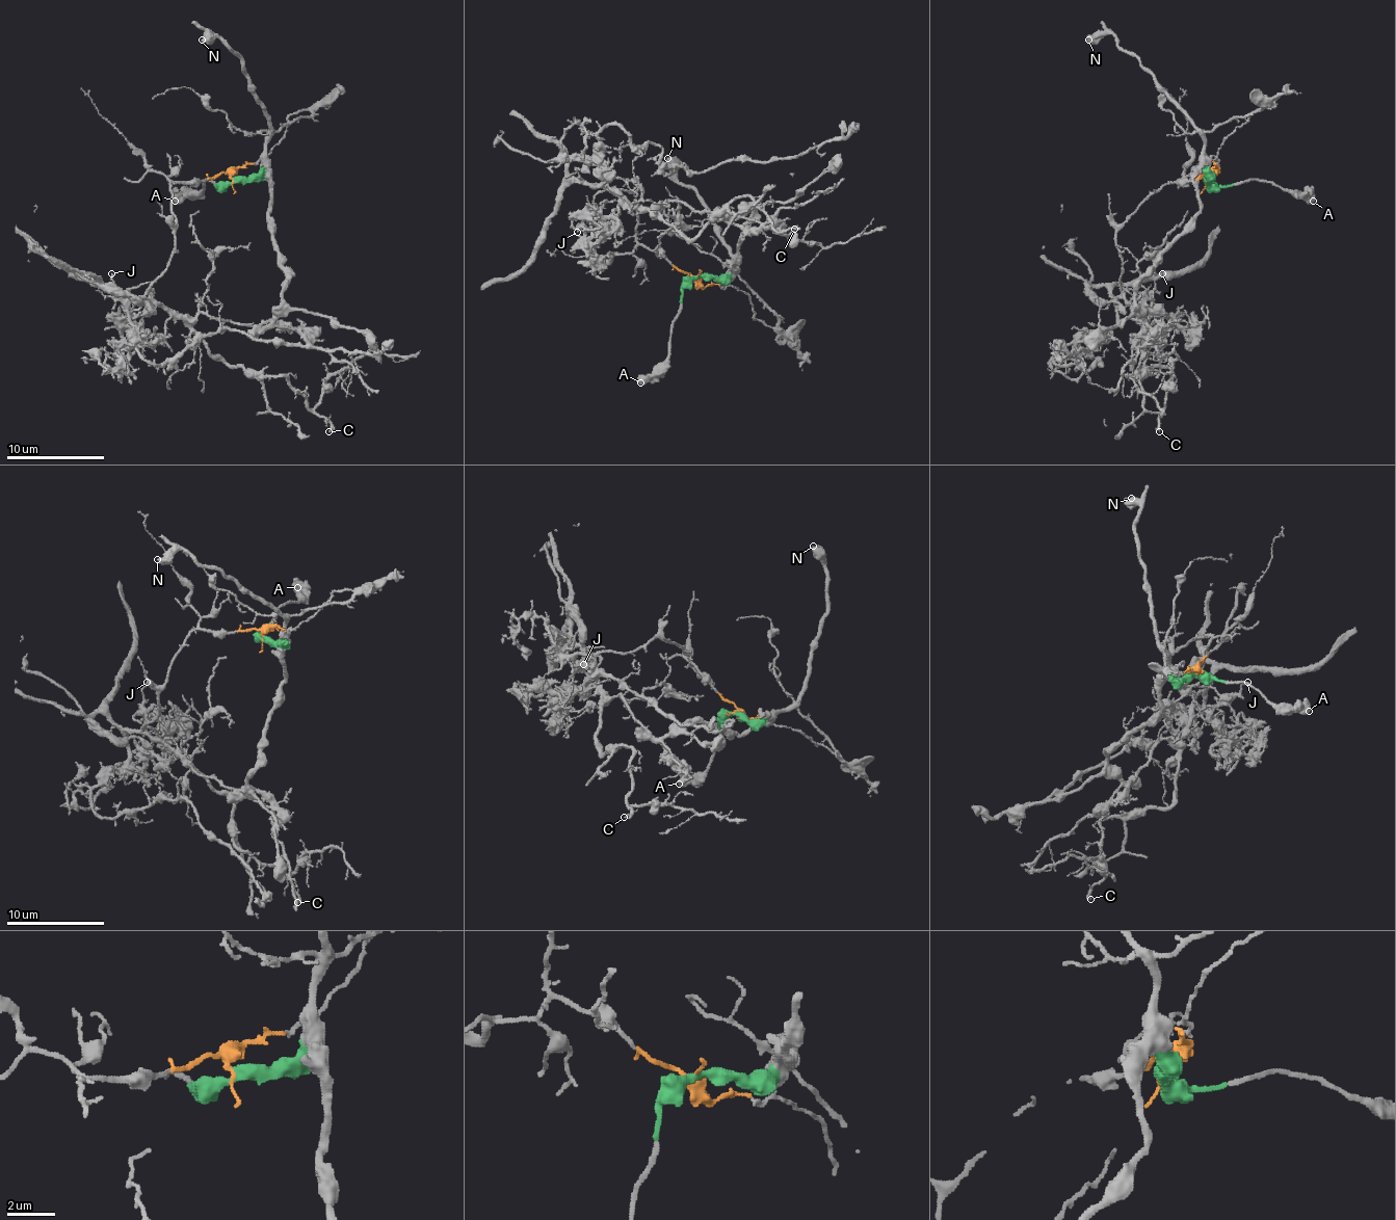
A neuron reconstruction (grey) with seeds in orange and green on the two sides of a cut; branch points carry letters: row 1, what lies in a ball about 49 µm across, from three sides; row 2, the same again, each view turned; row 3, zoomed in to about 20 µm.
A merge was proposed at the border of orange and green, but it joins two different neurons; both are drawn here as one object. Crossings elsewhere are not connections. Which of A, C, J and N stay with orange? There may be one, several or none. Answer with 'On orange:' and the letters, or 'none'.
On orange: C, J

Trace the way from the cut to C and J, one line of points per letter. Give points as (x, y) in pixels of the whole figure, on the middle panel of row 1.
C: (699, 274), (644, 247), (641, 186), (617, 189), (688, 238), (749, 196), (776, 231), (794, 229)
J: (699, 274), (672, 265), (637, 240), (641, 186), (634, 191), (610, 186), (600, 191), (578, 231)

